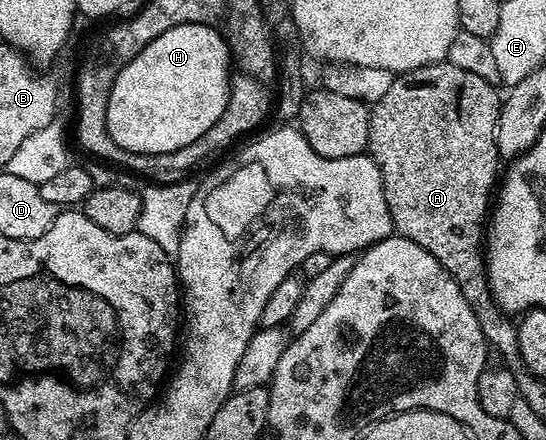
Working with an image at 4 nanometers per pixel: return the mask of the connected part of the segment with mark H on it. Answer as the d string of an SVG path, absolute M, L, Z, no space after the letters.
M209 22L178 24L174 28L168 29L167 32L161 33L151 44L145 45L140 53L137 53L131 59L125 60L117 68L114 84L110 90L108 97L108 109L106 110L106 124L108 125L108 133L112 137L112 141L116 141L116 145L120 145L120 149L128 149L132 153L172 153L176 149L184 149L184 145L192 145L192 141L208 132L212 125L220 120L220 115L224 113L226 102L229 100L230 84L232 78L232 47L228 42L227 36L216 29L217 26L211 25Z

